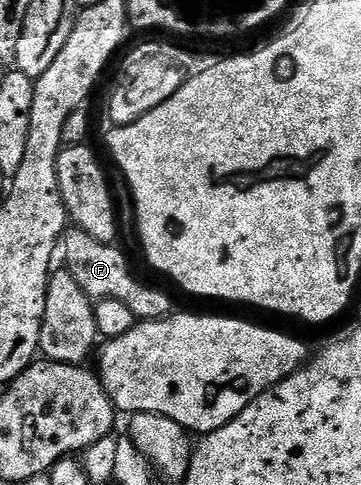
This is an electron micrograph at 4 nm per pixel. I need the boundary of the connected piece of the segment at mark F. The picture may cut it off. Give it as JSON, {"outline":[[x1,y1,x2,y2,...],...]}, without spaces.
{"outline":[[72,226,65,231,62,237,62,256,66,263,66,271,86,290,93,301,117,300,126,302,130,310,140,320,160,320,173,311,172,300,158,289,148,289,138,277,132,276,132,268,124,257,124,252,112,242,95,240,86,230]]}

